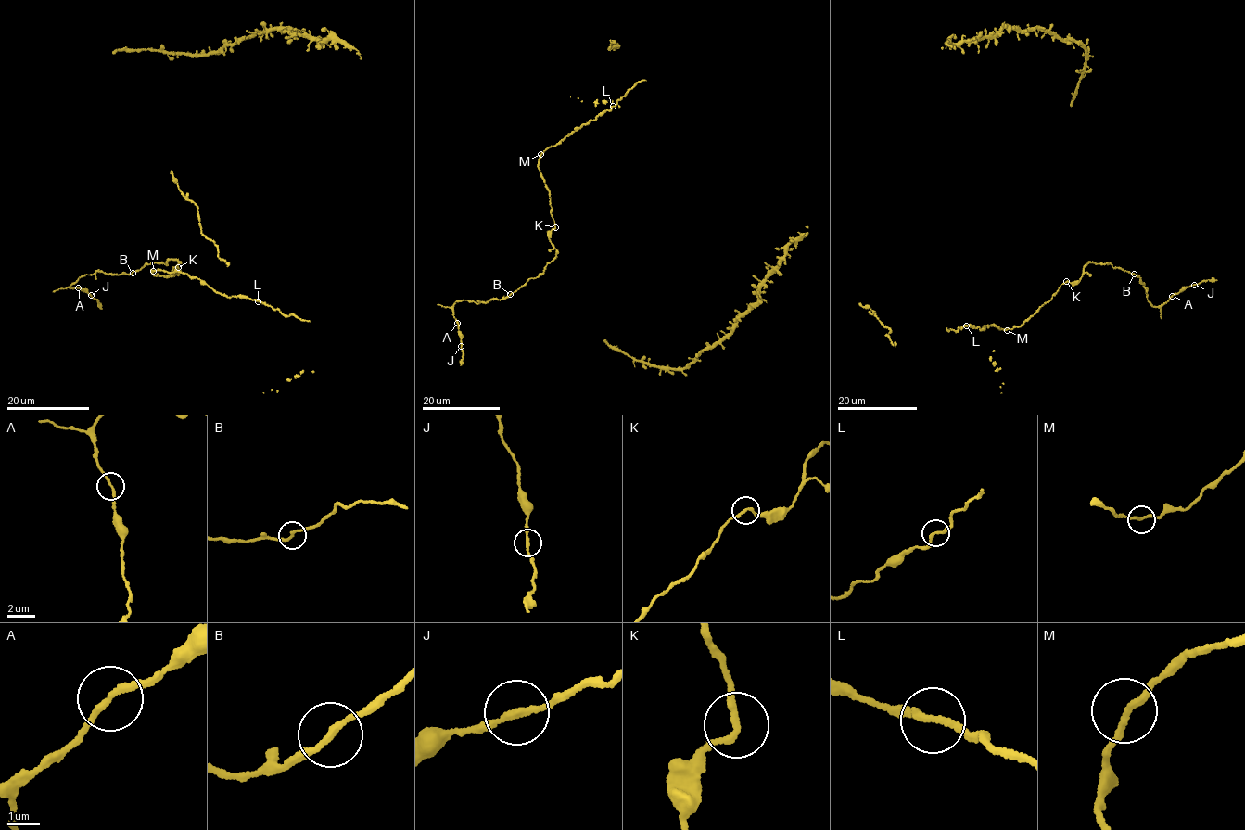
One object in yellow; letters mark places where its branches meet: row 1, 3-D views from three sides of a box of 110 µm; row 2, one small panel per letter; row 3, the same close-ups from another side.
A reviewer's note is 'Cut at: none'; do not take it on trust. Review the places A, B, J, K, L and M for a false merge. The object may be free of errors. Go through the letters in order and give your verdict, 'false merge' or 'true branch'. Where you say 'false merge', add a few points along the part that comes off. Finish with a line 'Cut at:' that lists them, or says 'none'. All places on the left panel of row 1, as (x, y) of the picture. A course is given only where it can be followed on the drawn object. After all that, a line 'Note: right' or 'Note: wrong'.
A: true branch
B: true branch
J: true branch
K: true branch
L: true branch
M: true branch
Cut at: none
Note: right

